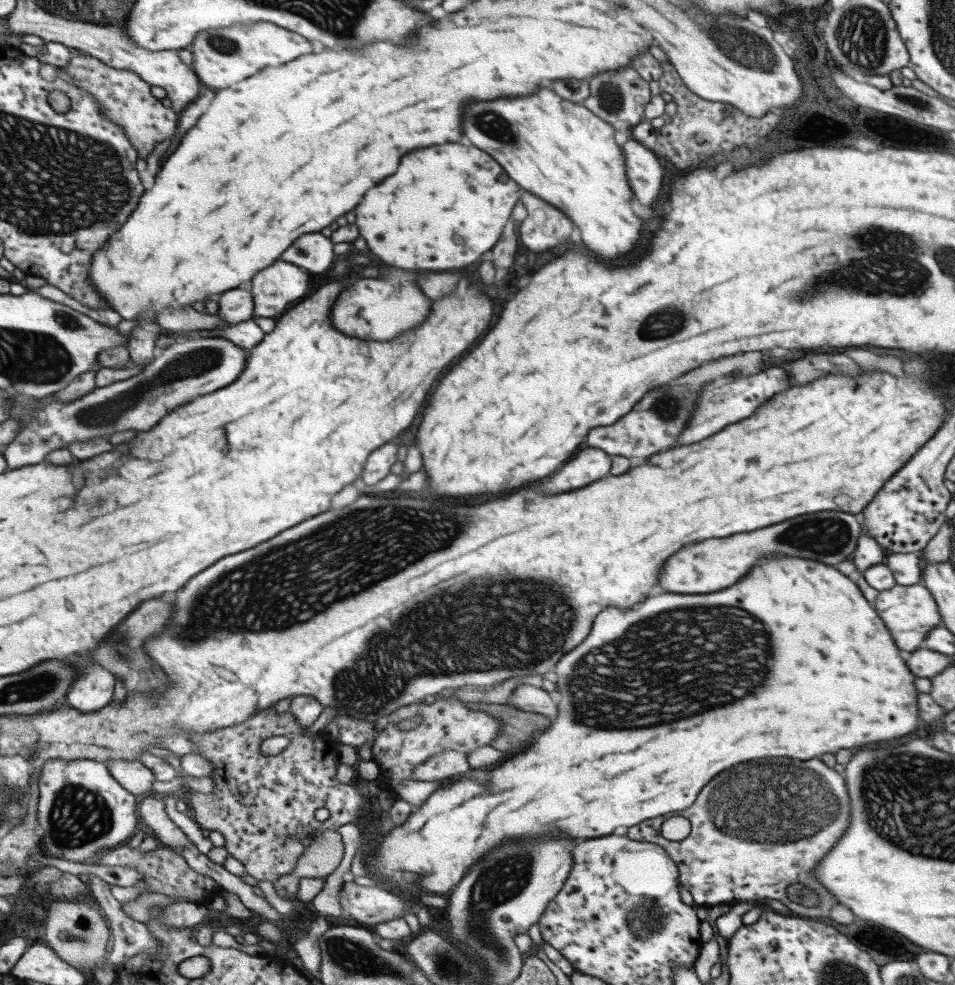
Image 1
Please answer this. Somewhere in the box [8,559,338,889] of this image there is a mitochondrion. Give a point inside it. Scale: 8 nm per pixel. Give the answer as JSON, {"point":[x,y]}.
{"point":[78,817]}

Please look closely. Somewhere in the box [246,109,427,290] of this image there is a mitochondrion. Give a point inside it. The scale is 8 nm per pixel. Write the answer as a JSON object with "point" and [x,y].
{"point":[301,252]}

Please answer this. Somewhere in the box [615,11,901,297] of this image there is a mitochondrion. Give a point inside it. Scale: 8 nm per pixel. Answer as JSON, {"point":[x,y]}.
{"point":[742,46]}

